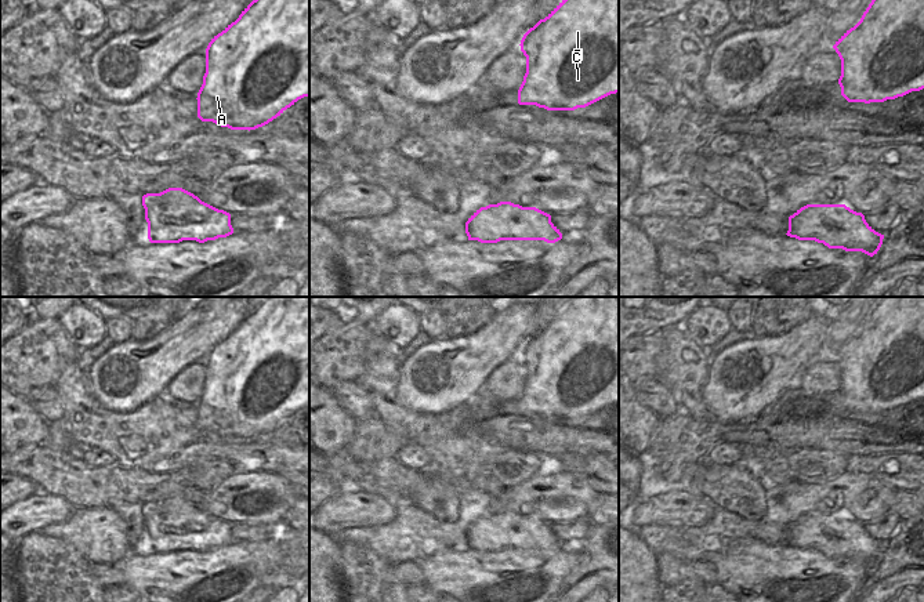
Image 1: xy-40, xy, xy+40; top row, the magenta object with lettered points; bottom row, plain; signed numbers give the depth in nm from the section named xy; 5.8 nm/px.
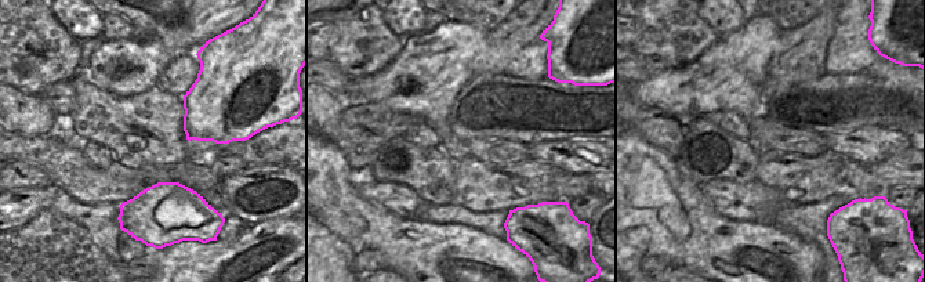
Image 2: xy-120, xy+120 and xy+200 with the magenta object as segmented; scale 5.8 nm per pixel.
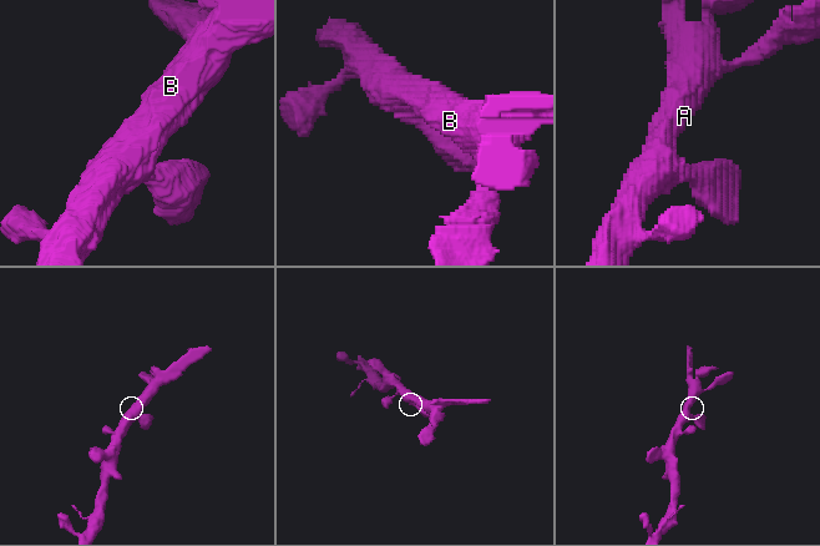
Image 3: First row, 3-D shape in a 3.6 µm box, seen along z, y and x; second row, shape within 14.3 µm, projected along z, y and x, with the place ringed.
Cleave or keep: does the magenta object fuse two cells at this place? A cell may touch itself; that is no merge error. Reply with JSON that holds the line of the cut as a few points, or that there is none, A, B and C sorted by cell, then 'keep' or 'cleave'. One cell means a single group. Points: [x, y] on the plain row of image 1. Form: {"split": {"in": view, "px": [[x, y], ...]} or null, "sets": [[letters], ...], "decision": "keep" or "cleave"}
{"split": null, "sets": [["A", "B", "C"]], "decision": "keep"}

